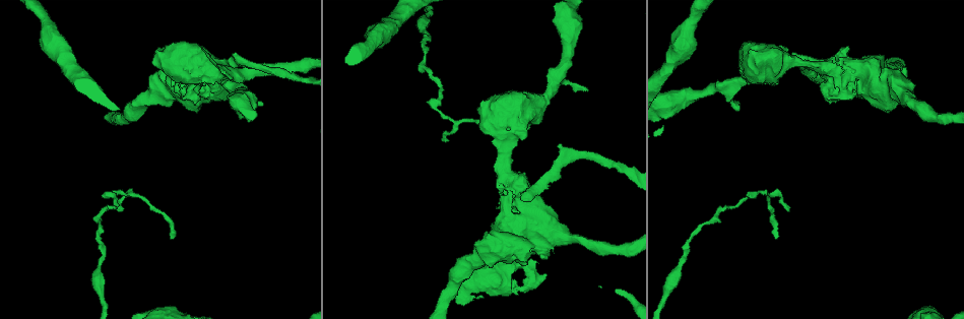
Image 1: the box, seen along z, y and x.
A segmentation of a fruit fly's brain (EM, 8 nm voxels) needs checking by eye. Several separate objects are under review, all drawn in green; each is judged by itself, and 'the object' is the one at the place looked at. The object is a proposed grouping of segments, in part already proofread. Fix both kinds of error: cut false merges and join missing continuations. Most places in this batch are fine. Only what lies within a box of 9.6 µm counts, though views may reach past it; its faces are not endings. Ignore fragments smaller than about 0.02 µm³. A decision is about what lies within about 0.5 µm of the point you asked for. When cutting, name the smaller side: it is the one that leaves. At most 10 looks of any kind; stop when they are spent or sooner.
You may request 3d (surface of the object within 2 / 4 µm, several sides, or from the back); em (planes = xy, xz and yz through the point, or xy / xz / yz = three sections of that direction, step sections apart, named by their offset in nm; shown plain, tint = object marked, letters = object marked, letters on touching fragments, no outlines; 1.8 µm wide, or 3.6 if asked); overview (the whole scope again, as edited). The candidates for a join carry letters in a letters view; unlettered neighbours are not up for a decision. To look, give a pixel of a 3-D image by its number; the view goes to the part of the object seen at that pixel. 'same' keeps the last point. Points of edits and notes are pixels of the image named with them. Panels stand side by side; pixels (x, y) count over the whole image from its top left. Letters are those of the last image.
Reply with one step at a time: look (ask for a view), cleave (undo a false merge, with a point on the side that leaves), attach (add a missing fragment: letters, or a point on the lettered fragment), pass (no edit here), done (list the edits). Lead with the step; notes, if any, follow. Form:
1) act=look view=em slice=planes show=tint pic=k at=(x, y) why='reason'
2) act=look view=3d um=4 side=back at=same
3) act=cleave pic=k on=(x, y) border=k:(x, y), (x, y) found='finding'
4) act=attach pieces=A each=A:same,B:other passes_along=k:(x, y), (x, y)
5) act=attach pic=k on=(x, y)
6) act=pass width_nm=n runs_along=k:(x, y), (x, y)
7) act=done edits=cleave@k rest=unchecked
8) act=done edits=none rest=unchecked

act=look view=3d um=2 pic=1 at=(448, 139) why='free end'

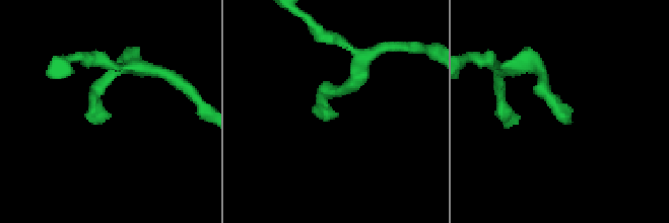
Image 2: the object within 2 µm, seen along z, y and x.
act=look view=em slice=planes show=letters pic=2 at=(569, 121) why='need the tissue'

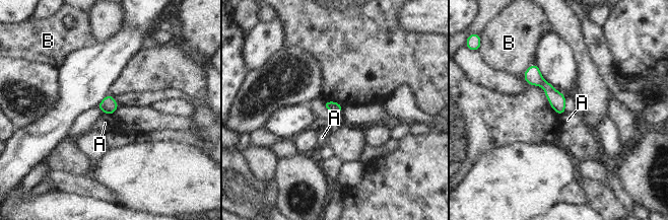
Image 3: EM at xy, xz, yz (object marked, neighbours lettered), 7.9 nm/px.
act=pass width_nm=90 longest_contact=B:170nm each=A:other,B:other found='none of them fits'

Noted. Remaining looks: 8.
act=look view=3d um=2 pic=1 at=(172, 238) why='thin end'

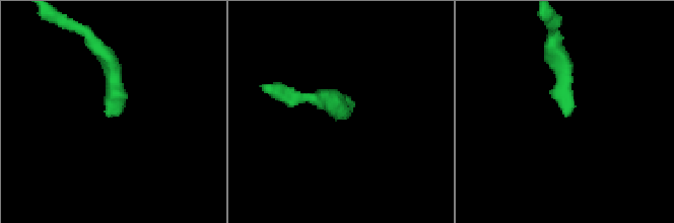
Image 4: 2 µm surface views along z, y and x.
act=look view=em slice=planes show=letters pic=4 at=(118, 115) why='need the tissue'

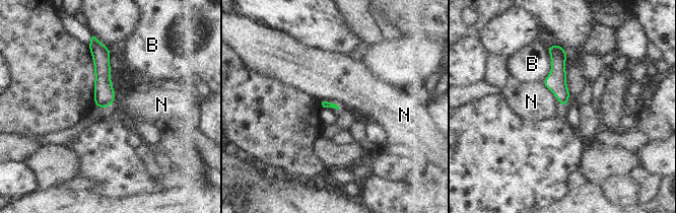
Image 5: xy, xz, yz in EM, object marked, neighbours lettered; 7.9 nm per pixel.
act=pass each=B:other,N:other runs_along=5:(96, 46), (107, 104) found='none of them fits'

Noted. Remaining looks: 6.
act=look view=3d um=4 pic=1 at=(821, 90) why='free end'

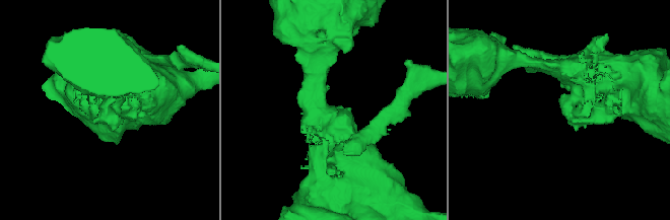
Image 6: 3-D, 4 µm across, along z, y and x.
act=look view=em slice=planes show=tint pic=6 at=(337, 107) why='need the tissue'

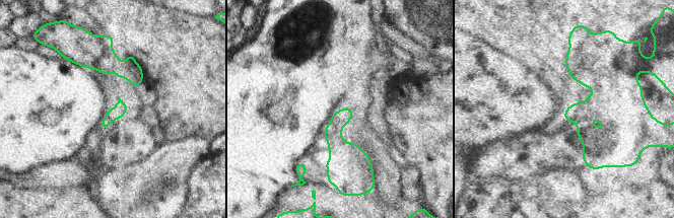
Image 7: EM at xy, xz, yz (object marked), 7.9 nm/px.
act=look view=em slice=planes show=letters at=same why='what lies round it'

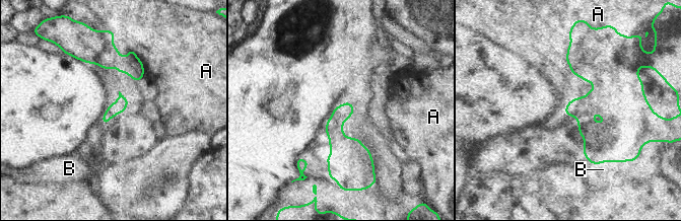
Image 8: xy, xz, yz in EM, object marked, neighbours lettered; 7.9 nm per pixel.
act=pass each=A:other,B:other runs_along=8:(573, 47), (609, 85), (596, 161) found='no lettered fragment goes on from it'

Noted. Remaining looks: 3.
act=look view=em slice=yz step=8 show=tint pic=1 at=(232, 53) why='an open end'

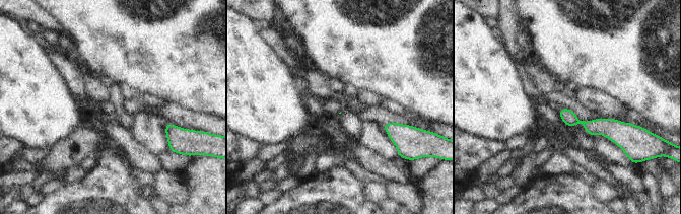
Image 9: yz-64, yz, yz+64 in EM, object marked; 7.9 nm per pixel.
act=look view=em slice=yz step=8 show=letters at=same

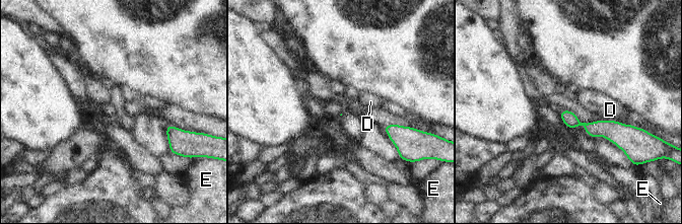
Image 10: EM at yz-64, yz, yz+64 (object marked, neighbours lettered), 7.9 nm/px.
act=pass each=D:other,E:other border=10:(604, 119), (616, 121) found='no lettered fragment goes on from it'

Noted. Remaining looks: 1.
act=done edits=none rest=unchecked

